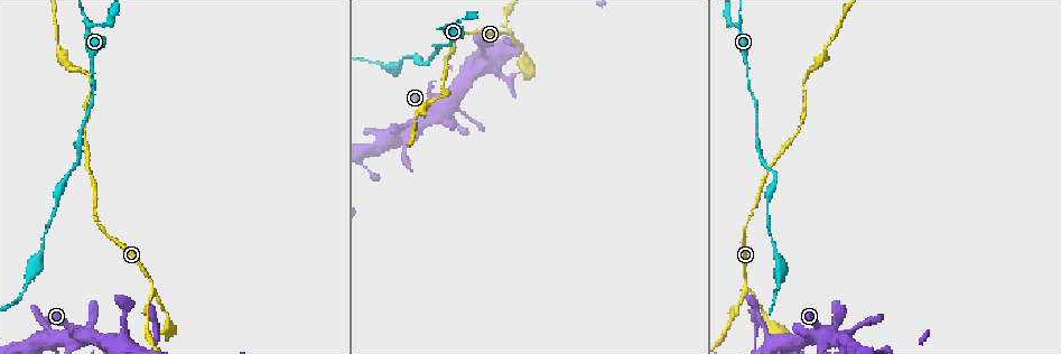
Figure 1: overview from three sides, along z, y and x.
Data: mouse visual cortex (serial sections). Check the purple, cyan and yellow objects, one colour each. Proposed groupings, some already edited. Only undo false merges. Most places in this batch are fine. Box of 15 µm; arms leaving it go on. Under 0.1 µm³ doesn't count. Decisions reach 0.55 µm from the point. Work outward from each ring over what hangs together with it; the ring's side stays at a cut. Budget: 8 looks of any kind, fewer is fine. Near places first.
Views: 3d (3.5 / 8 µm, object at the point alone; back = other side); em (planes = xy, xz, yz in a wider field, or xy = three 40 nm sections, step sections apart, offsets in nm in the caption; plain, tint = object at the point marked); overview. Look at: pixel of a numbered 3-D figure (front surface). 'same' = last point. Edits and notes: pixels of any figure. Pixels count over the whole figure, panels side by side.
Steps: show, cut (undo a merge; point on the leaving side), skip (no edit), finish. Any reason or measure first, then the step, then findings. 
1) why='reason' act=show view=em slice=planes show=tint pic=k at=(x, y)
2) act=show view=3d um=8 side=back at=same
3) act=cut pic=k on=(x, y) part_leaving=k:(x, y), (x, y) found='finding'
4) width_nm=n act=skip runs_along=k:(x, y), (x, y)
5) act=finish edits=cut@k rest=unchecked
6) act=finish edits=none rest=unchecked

why='calibre changes' act=show view=3d um=8 pic=1 at=(738, 19)

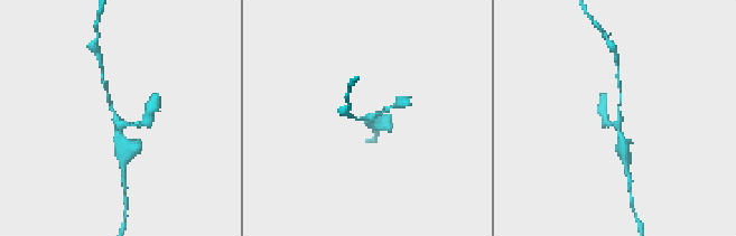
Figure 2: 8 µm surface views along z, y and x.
act=show view=3d um=3.5 pic=2 at=(116, 119)

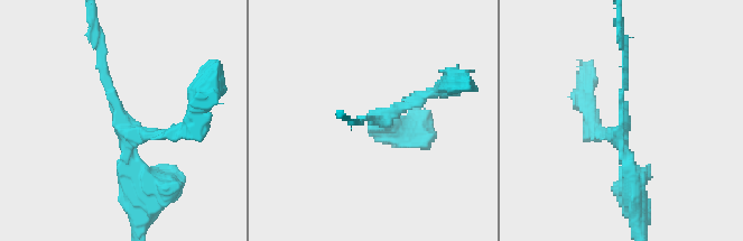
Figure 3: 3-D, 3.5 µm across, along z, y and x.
act=show view=em slice=xy step=5 show=tint pic=3 at=(122, 116)

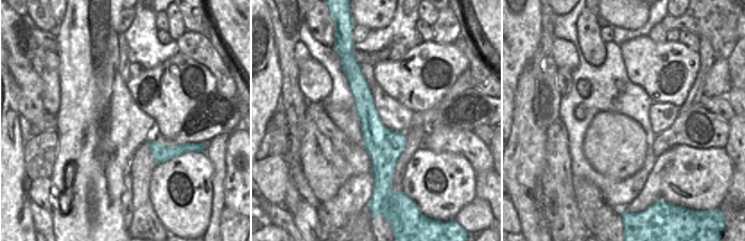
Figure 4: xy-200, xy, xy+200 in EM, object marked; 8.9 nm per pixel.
act=skip runs_along=3:(148, 184), (96, 53) found='one cell here'

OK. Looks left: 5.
why='a fork' act=show view=3d um=3.5 pic=1 at=(154, 290)

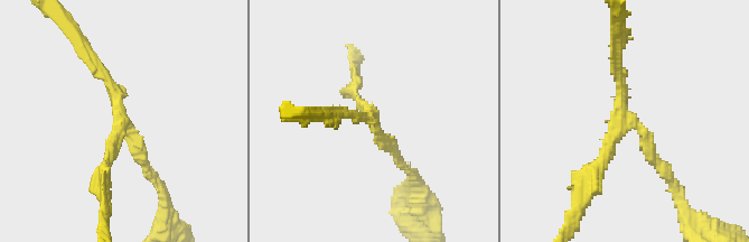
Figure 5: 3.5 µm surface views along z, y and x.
act=show view=em slice=xy step=1 show=tint pic=5 at=(373, 116)

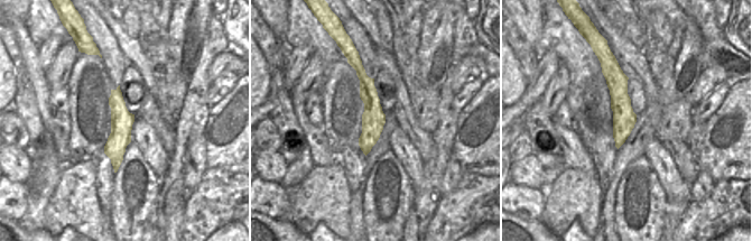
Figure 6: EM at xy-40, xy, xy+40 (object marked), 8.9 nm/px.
arms=3 act=skip runs_along=6:(355, 62), (371, 100), (365, 150) found='continuous, no second cell'

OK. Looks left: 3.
why='sharp bend' act=show view=3d um=3.5 pic=1 at=(443, 117)

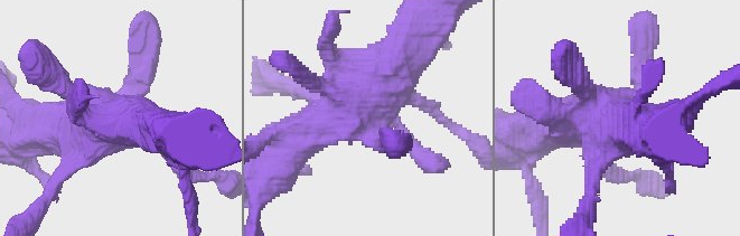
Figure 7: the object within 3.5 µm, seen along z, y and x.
why='shape alone is not enough' act=show view=em slice=xy step=1 show=plain pic=7 at=(361, 121)

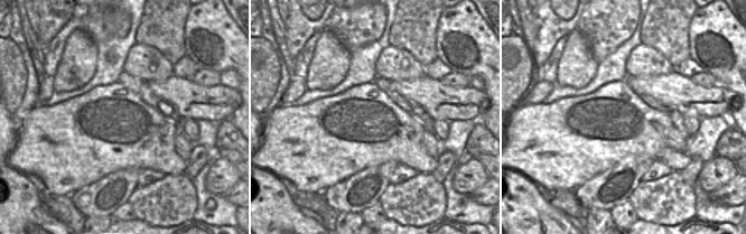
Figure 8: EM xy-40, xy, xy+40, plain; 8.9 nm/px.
why='where the object lies' act=show view=em slice=xy step=1 show=tint at=same

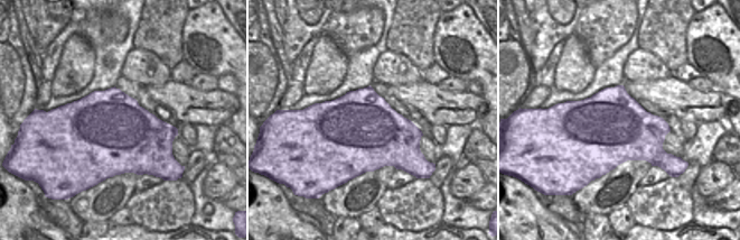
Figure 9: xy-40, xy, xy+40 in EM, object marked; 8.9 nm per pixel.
act=skip runs_along=7:(52, 73), (103, 121), (161, 132) found='all the same cell'

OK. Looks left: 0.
act=finish edits=none rest=unchecked

